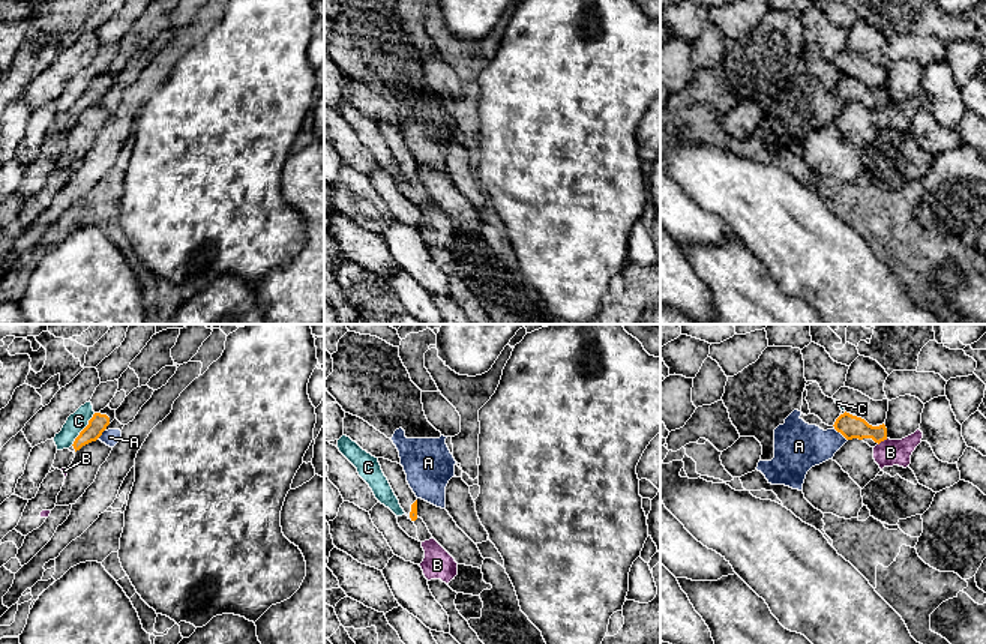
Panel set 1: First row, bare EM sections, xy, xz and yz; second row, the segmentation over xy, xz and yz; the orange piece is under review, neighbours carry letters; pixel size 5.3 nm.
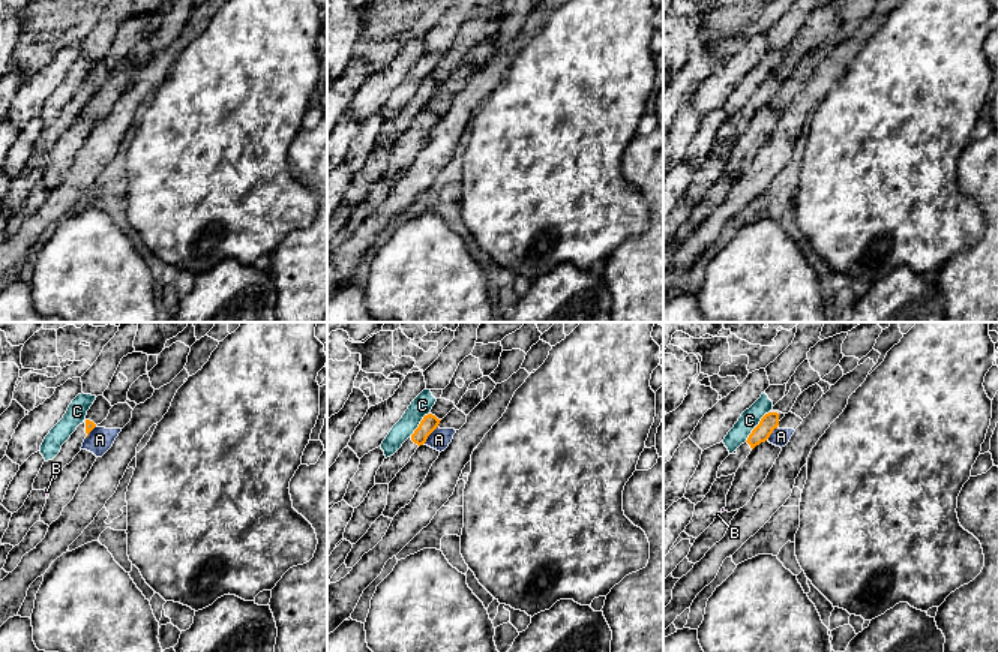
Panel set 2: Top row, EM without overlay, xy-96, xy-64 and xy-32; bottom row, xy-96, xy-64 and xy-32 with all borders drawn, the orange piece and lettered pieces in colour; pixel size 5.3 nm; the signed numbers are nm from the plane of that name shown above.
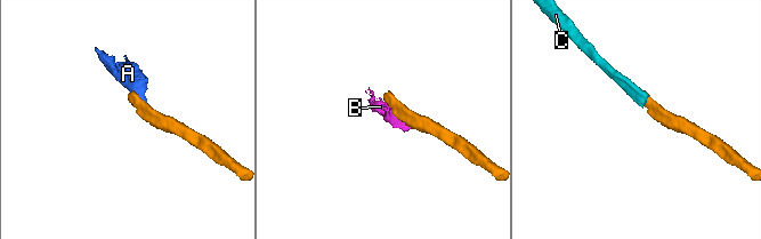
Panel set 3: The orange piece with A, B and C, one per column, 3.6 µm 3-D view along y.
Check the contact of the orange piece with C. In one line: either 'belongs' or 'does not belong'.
does not belong

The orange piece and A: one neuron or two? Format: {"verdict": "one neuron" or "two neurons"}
{"verdict": "two neurons"}

